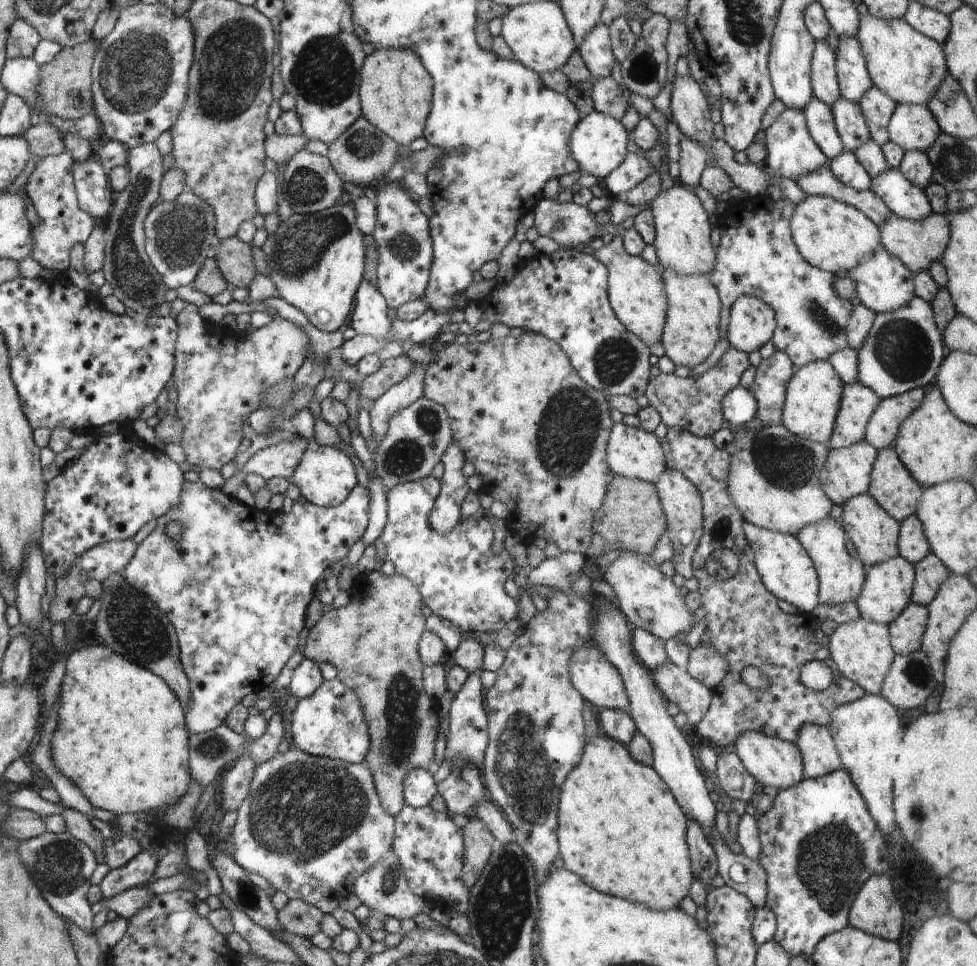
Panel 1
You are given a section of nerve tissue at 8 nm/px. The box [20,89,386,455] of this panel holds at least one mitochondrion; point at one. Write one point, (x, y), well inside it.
(131, 274)

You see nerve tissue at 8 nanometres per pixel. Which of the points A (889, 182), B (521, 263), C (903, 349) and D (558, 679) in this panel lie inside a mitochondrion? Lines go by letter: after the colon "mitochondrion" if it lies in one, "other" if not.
A: other
B: other
C: mitochondrion
D: other

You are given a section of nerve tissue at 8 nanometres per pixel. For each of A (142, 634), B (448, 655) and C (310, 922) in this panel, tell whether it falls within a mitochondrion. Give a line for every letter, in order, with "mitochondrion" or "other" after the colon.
A: mitochondrion
B: other
C: other

